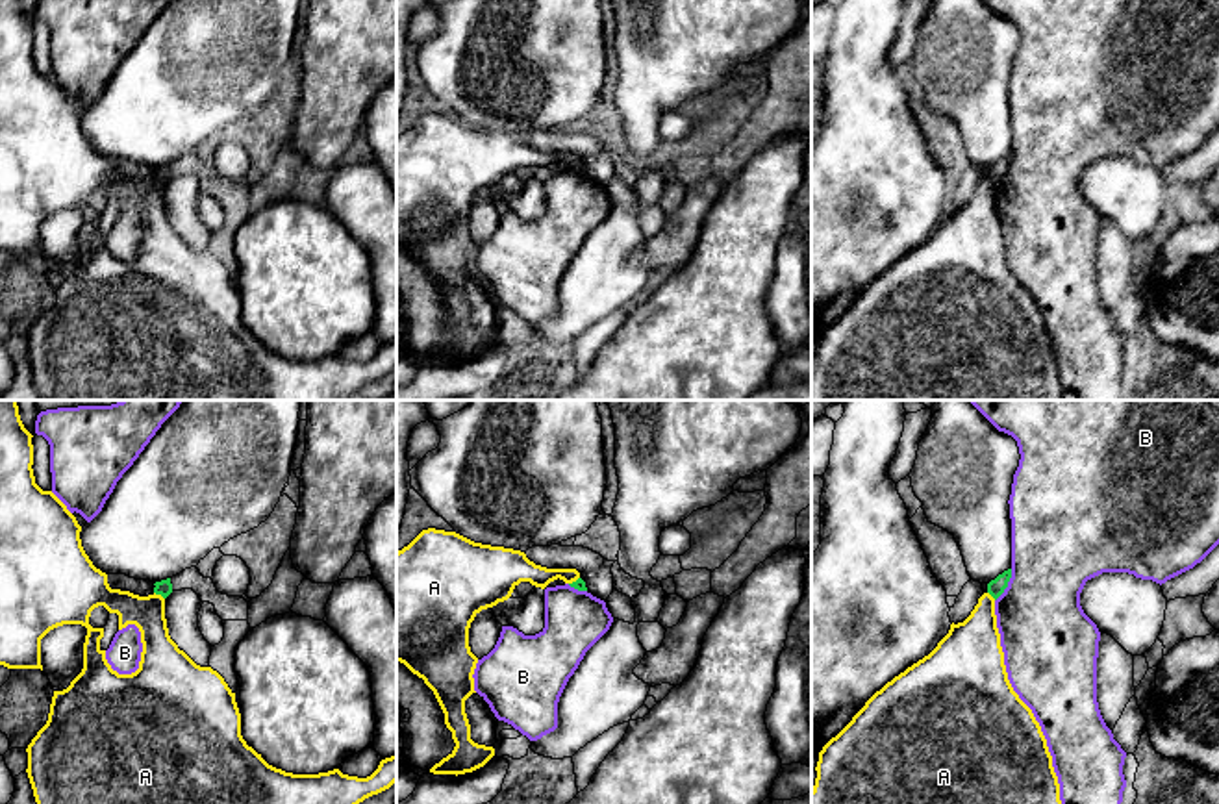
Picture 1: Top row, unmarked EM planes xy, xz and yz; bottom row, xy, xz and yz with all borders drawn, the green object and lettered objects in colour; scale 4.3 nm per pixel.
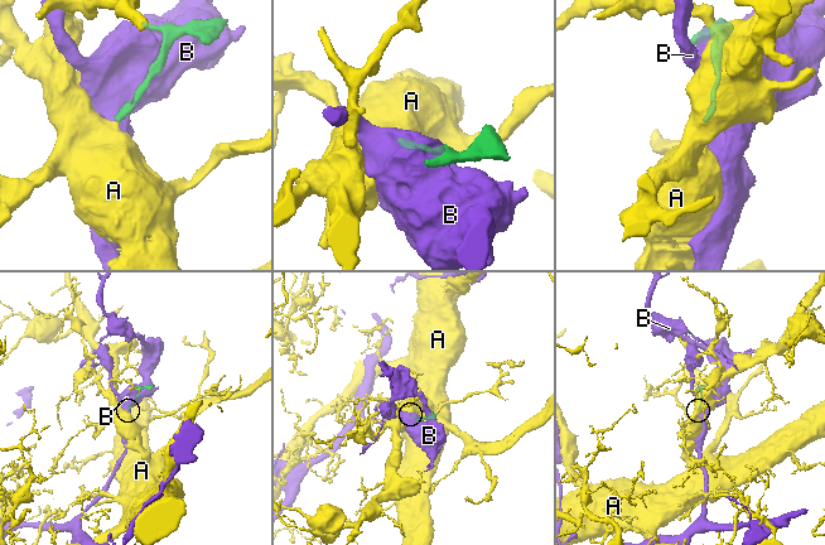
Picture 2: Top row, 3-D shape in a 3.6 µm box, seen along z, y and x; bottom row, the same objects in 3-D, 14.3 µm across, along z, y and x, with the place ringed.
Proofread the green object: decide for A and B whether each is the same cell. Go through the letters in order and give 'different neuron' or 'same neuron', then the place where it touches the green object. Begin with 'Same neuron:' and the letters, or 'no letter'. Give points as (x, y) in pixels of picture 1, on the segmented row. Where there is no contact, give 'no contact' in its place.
Same neuron: no letter
A: different neuron | xy (160, 593)
B: different neuron | yz (1006, 586)

